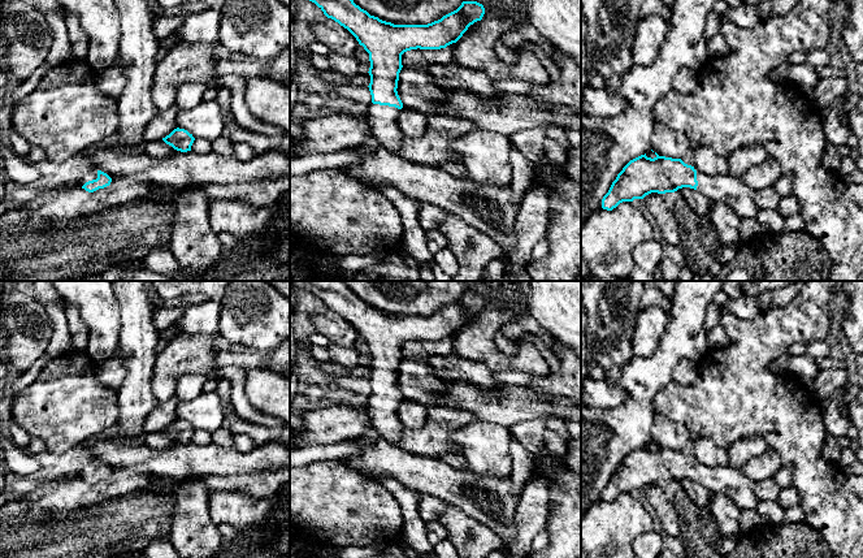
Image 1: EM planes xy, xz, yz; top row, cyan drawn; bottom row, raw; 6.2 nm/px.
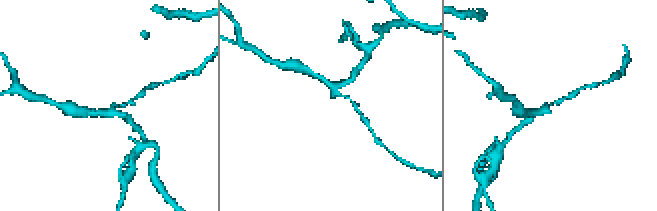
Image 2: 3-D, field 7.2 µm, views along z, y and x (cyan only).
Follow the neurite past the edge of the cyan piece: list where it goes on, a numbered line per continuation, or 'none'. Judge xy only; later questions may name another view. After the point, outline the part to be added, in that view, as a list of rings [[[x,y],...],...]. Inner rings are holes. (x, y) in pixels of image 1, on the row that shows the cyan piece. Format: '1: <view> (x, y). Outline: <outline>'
1: xy (92, 174). Outline: [[[91,170],[84,177],[82,177],[79,183],[81,183],[81,186],[83,186],[86,182],[96,179],[96,178],[97,178],[97,172],[96,170]]]

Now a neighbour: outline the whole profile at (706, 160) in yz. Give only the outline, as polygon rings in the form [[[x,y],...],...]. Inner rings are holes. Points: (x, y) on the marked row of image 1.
[[[694,146],[693,150],[694,169],[706,176],[728,174],[728,159],[717,155],[707,146]]]

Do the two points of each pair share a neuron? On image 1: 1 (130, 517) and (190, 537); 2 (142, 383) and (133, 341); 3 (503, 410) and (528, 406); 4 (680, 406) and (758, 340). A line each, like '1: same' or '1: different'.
1: different
2: same
3: same
4: same

